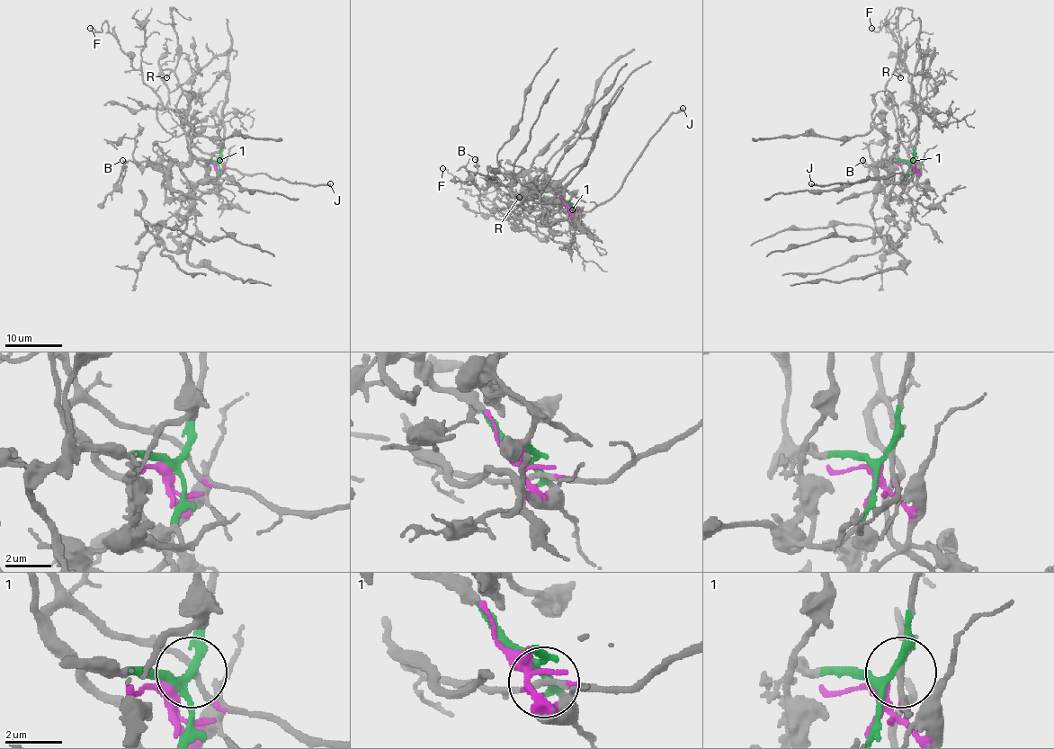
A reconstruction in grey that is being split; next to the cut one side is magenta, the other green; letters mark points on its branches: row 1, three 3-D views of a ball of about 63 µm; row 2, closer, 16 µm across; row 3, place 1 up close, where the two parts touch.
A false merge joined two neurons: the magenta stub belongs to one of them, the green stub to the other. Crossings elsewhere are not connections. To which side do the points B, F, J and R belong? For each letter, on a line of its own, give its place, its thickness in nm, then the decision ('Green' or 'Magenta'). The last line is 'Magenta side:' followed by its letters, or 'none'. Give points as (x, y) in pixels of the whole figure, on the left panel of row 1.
B: Place: (122, 160). Thickness 130 nm. Magenta
F: Place: (90, 28). Thickness 110 nm. Magenta
J: Place: (330, 183). Thickness 240 nm. Magenta
R: Place: (166, 77). Thickness 140 nm. Magenta
Magenta side: B, F, J, R

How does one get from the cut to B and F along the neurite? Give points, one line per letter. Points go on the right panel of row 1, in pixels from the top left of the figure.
B: (910, 163), (929, 198), (915, 187), (915, 170), (909, 161), (888, 165), (886, 185), (879, 183), (862, 159)
F: (910, 163), (912, 170), (910, 135), (920, 108), (898, 65), (898, 45), (884, 24), (879, 31), (871, 27)

